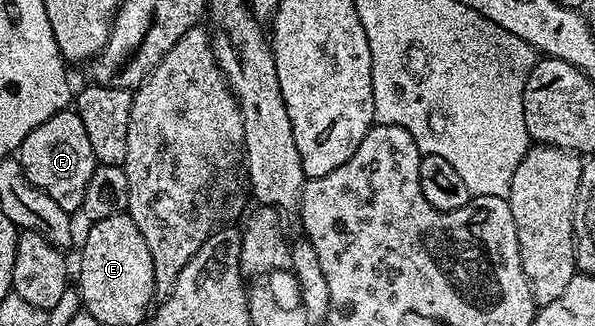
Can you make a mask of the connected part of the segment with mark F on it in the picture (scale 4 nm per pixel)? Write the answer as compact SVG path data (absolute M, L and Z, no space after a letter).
M63 110L52 114L48 122L40 122L28 138L18 147L16 158L32 186L44 190L60 210L71 214L77 213L84 202L84 192L88 190L94 169L99 162L94 157L92 142L88 138L88 130L84 130L84 122L77 111Z

